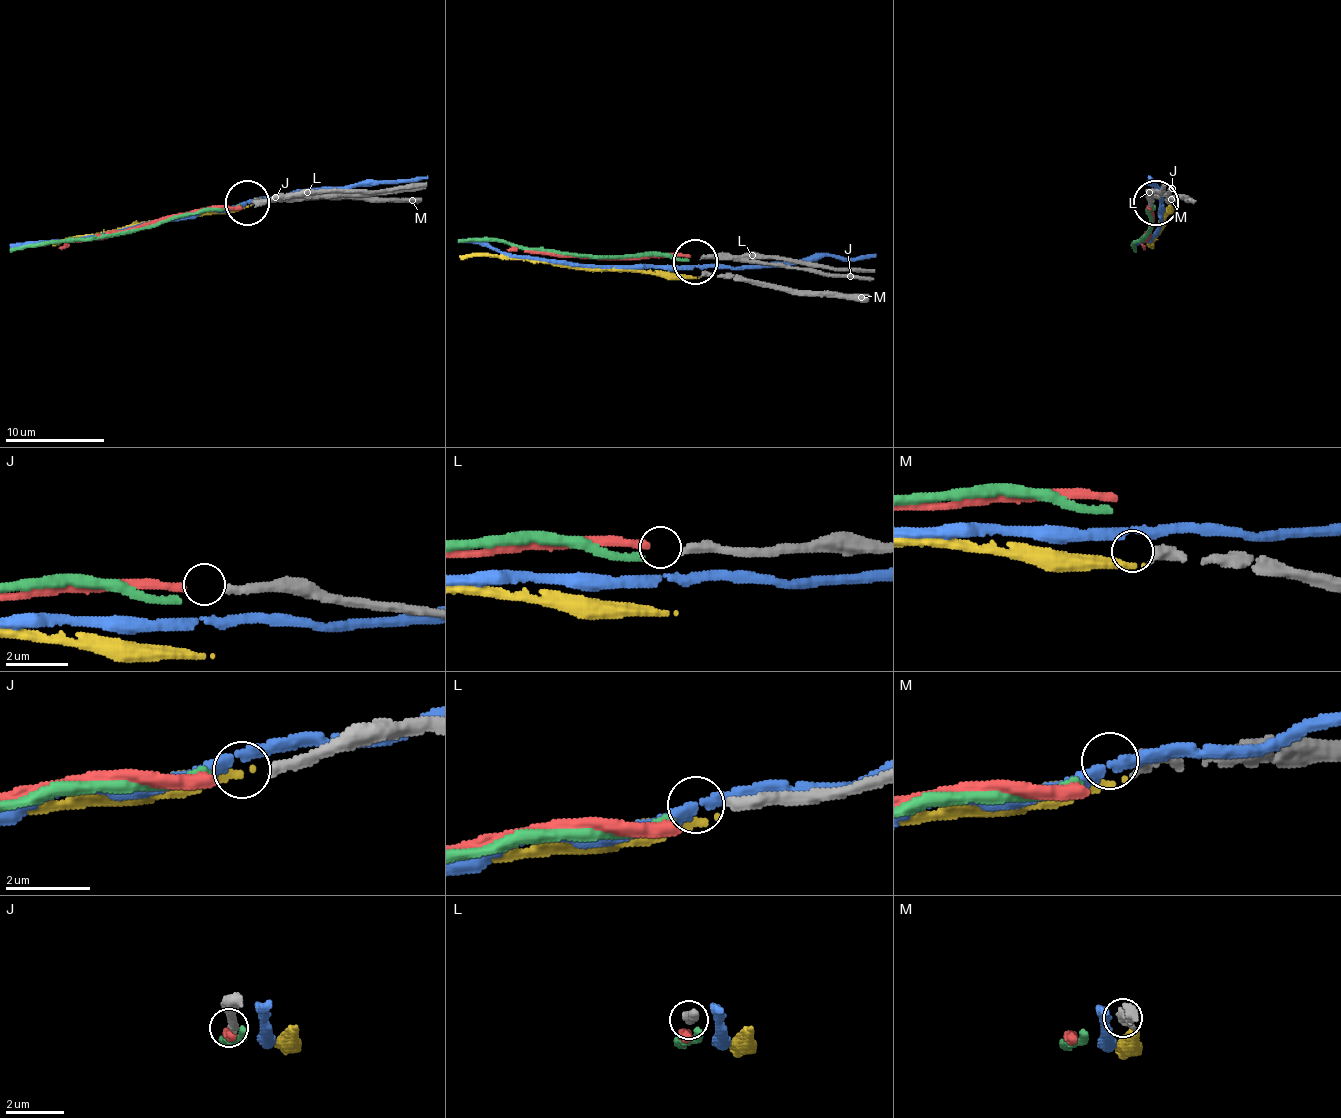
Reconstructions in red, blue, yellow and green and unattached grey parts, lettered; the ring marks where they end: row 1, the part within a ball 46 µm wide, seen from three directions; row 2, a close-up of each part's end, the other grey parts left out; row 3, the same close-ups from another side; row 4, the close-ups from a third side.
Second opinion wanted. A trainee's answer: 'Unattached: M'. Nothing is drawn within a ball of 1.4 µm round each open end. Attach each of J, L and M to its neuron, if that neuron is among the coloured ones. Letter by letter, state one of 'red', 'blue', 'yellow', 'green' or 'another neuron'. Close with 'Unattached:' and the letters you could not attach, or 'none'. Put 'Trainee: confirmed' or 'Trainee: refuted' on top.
Trainee: confirmed
J: red
L: green
M: another neuron
Unattached: M

